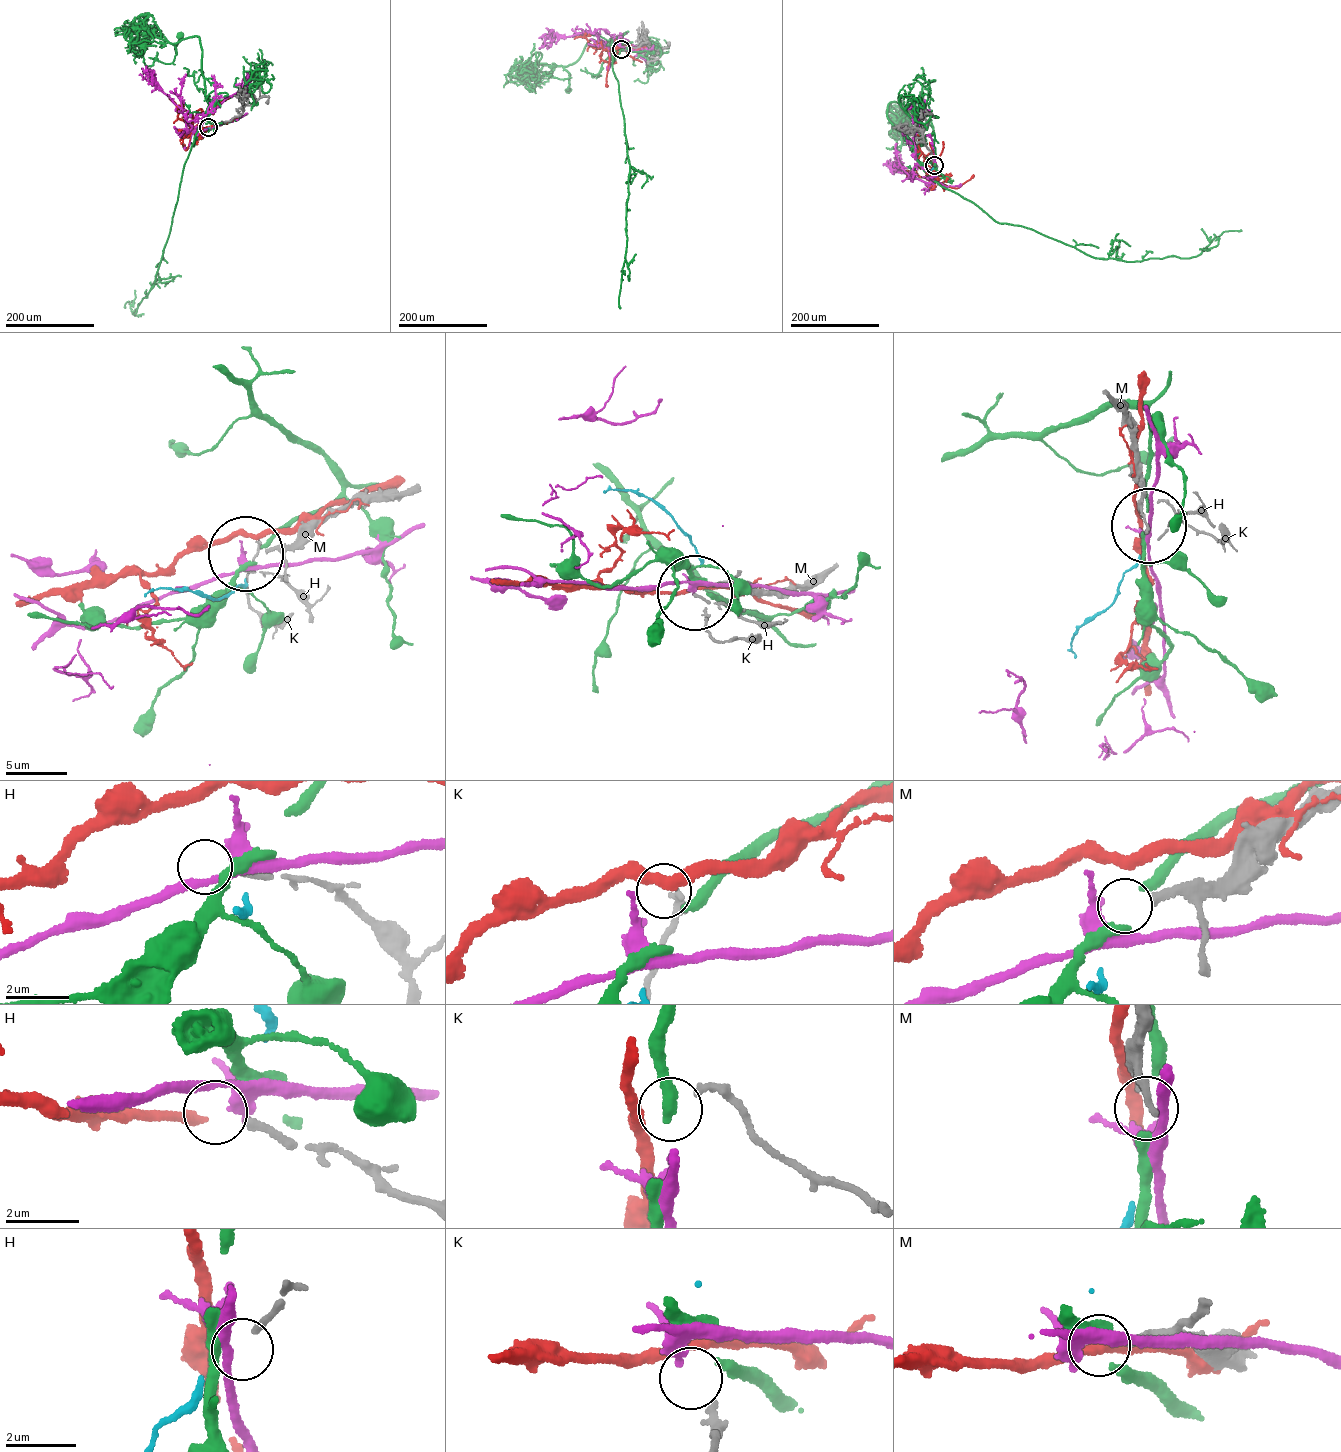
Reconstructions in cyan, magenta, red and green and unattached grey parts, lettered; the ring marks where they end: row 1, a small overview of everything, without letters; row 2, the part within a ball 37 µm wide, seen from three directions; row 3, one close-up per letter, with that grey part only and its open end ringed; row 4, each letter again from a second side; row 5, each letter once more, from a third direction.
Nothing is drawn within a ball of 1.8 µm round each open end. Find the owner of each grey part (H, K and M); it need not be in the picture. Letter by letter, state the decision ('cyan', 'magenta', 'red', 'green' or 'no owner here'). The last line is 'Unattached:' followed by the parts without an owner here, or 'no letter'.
H: no owner here
K: red
M: no owner here
Unattached: H, M

